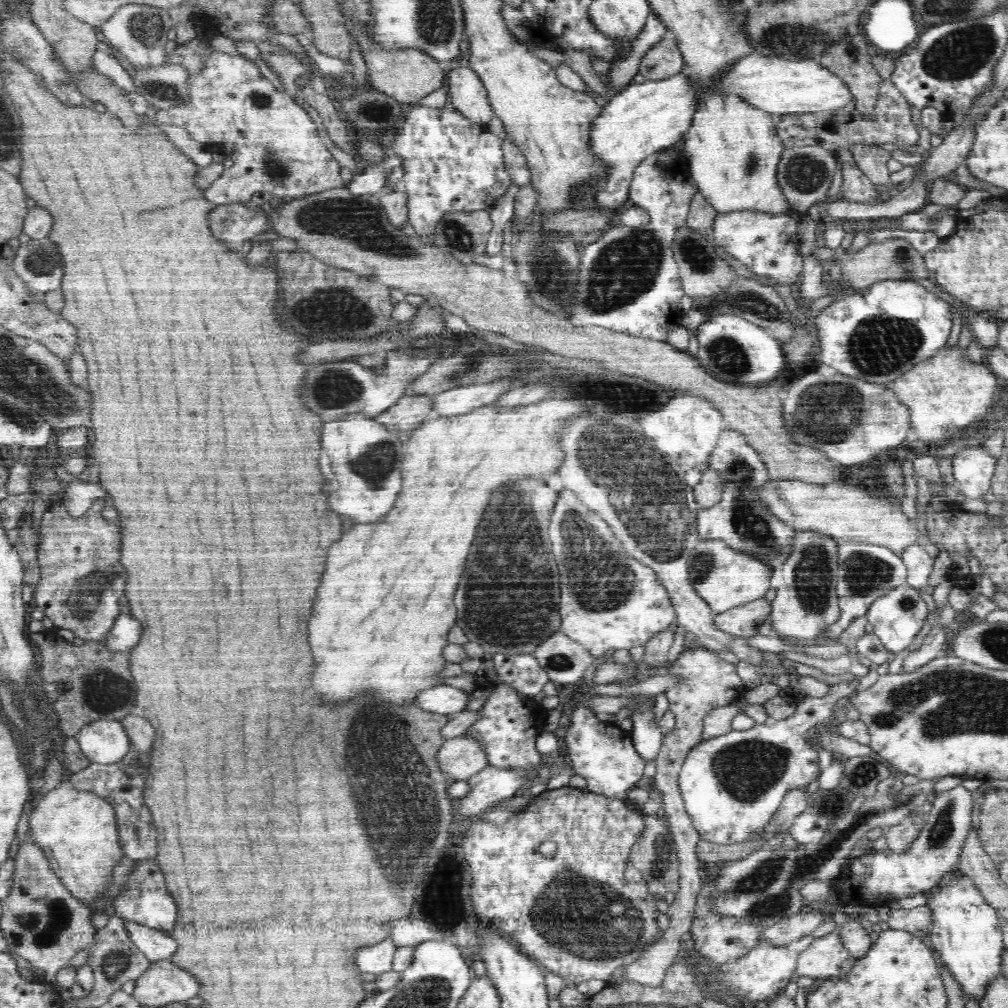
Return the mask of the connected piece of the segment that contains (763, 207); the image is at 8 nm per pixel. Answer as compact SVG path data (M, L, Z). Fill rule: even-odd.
M710 94L698 104L692 124L684 138L684 155L698 192L718 211L728 215L736 211L754 211L780 215L790 210L785 193L777 183L777 168L785 149L775 130L777 116L758 110L732 94Z

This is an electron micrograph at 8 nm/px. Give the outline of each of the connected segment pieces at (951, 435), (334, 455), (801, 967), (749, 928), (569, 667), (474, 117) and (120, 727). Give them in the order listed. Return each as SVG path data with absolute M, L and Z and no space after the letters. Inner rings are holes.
M958 345L942 347L932 358L884 385L909 406L911 426L918 432L919 442L956 439L962 428L974 424L994 408L994 398L998 394L996 376L985 361L970 361Z
M349 416L333 423L322 423L320 427L322 454L318 464L324 478L330 482L330 506L338 512L340 518L348 517L354 524L364 525L383 518L393 510L399 492L402 490L402 468L404 443L399 440L400 434L388 431L386 426L366 416Z
M836 928L835 931L816 938L808 949L798 956L795 972L800 976L810 976L814 979L836 978L840 973L832 970L850 957L847 949L843 947L843 941L839 940Z
M706 884L696 898L696 908L694 921L692 921L692 942L696 942L696 950L706 956L714 964L732 964L732 962L741 961L749 955L749 952L761 941L762 928L746 920L739 920L725 914L712 914L710 912L710 890L712 886Z
M560 630L532 653L558 687L582 681L588 666L597 663L588 650Z
M472 66L446 68L448 95L454 108L471 121L485 125L494 118L487 90Z
M94 720L76 735L82 754L91 762L112 764L122 760L132 743L125 725L118 720Z

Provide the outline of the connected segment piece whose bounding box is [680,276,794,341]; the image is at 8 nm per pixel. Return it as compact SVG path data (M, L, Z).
M738 276L738 280L730 288L726 288L722 292L714 294L714 296L698 296L693 298L693 305L685 312L680 325L686 329L694 330L696 335L697 328L702 323L708 321L709 318L727 314L739 316L752 324L757 324L769 330L778 340L783 338L789 341L792 332L794 332L794 325L792 324L794 317L780 295L778 295L778 292L769 285L762 285L754 279L748 279L743 276Z

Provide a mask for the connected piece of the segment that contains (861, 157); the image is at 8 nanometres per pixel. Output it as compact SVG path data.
M857 144L848 147L855 160L855 165L876 185L892 184L891 172L887 169L887 160L891 158L891 152L877 145Z

